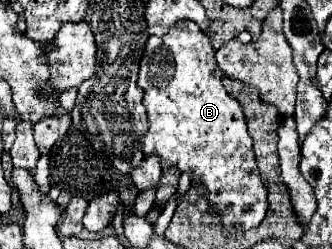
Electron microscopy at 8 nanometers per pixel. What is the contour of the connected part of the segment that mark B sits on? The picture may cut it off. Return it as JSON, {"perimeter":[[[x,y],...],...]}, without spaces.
{"perimeter":[[[180,21],[180,25],[172,27],[166,35],[150,37],[140,61],[138,85],[144,89],[142,103],[148,111],[148,133],[142,139],[144,155],[158,155],[164,171],[172,167],[176,167],[180,173],[190,171],[192,181],[204,185],[204,199],[210,203],[214,217],[222,223],[222,229],[244,233],[260,225],[268,211],[266,187],[258,175],[252,137],[246,129],[242,107],[222,87],[222,71],[216,63],[208,35],[194,21]]]}

